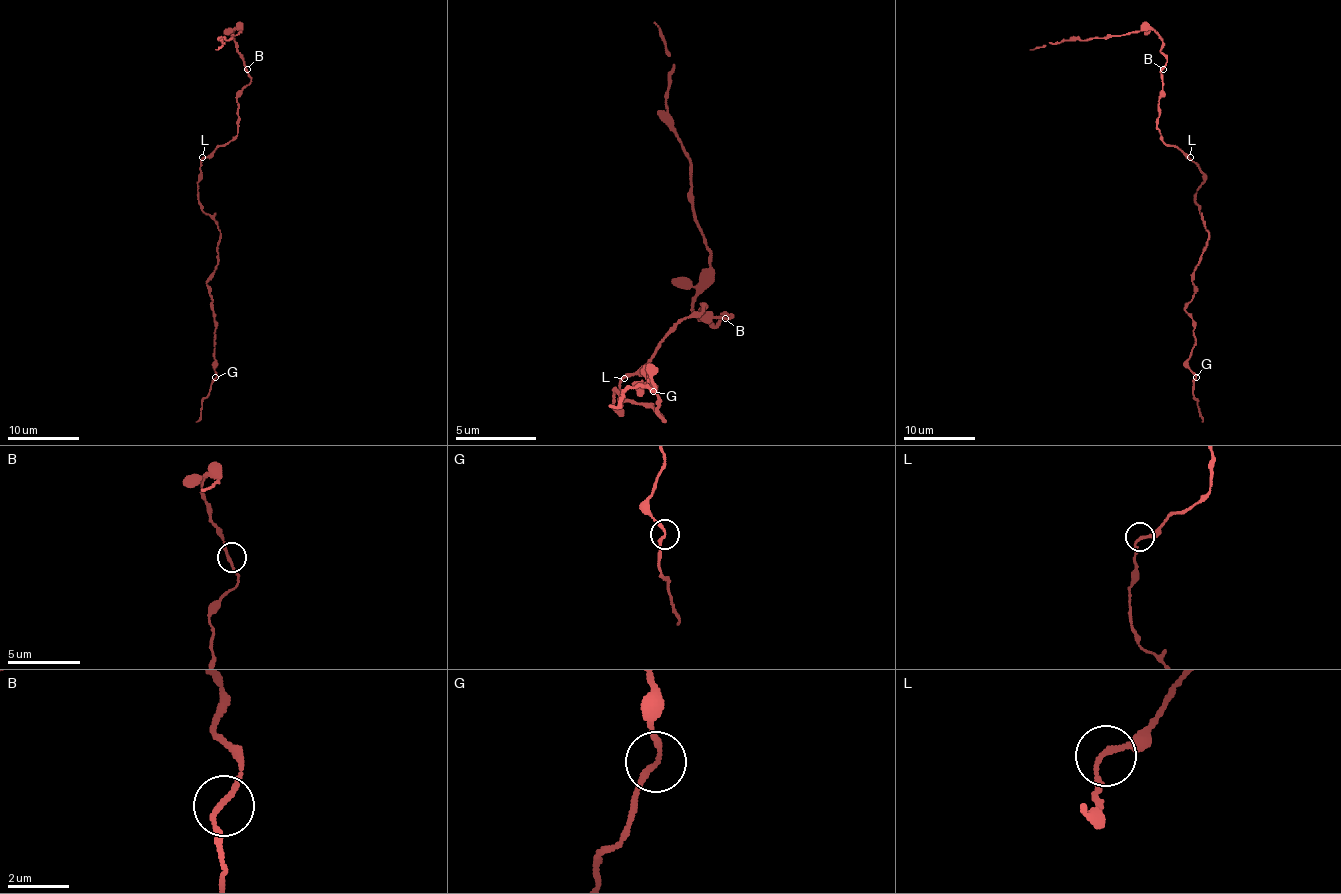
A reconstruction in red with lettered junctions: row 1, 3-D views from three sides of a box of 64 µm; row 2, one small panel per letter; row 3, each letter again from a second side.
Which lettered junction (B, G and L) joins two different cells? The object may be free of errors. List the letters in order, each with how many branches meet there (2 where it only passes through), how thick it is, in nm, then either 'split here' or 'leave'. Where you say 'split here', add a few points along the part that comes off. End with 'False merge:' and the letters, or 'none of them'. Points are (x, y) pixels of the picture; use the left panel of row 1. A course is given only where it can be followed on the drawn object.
B: branches 2; calibre 180 nm; leave
G: branches 2; calibre 180 nm; leave
L: branches 2; calibre 170 nm; leave
False merge: none of them

